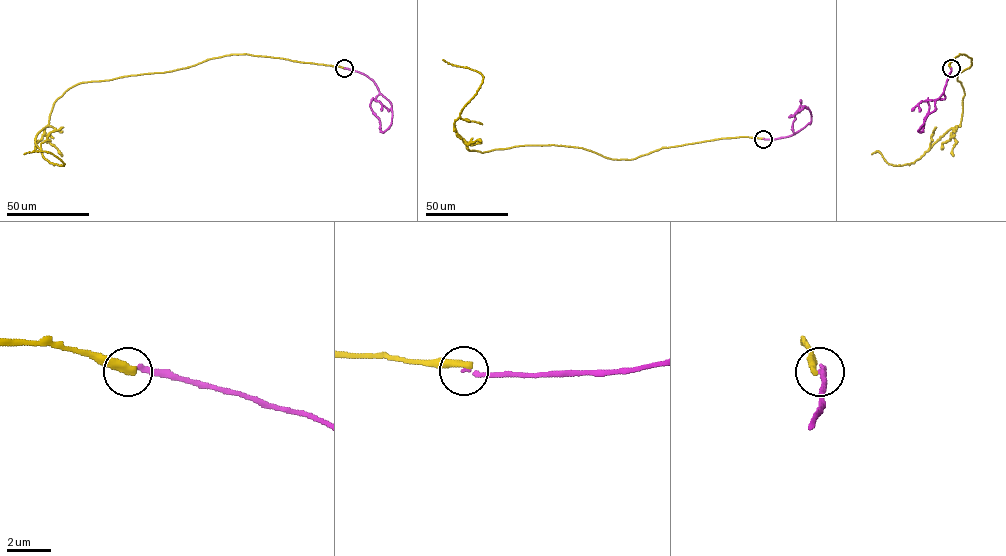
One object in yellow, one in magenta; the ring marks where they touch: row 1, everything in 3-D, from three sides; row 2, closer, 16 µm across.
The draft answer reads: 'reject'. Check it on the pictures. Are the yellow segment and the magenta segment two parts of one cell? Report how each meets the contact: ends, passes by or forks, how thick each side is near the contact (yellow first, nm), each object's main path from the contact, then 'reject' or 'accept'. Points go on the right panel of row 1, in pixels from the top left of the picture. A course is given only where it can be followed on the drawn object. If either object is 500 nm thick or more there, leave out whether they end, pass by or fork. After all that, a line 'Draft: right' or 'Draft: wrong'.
yellow ends | magenta ends | 400/160 nm | yellow via (951, 68), (959, 54), (971, 59), (957, 75), (964, 93), (960, 124), (913, 163), (894, 165), (871, 154) | magenta via (951, 68), (944, 92), (935, 101), (935, 109), (918, 130), (920, 132), (928, 111), (928, 97) | reject
Draft: right

